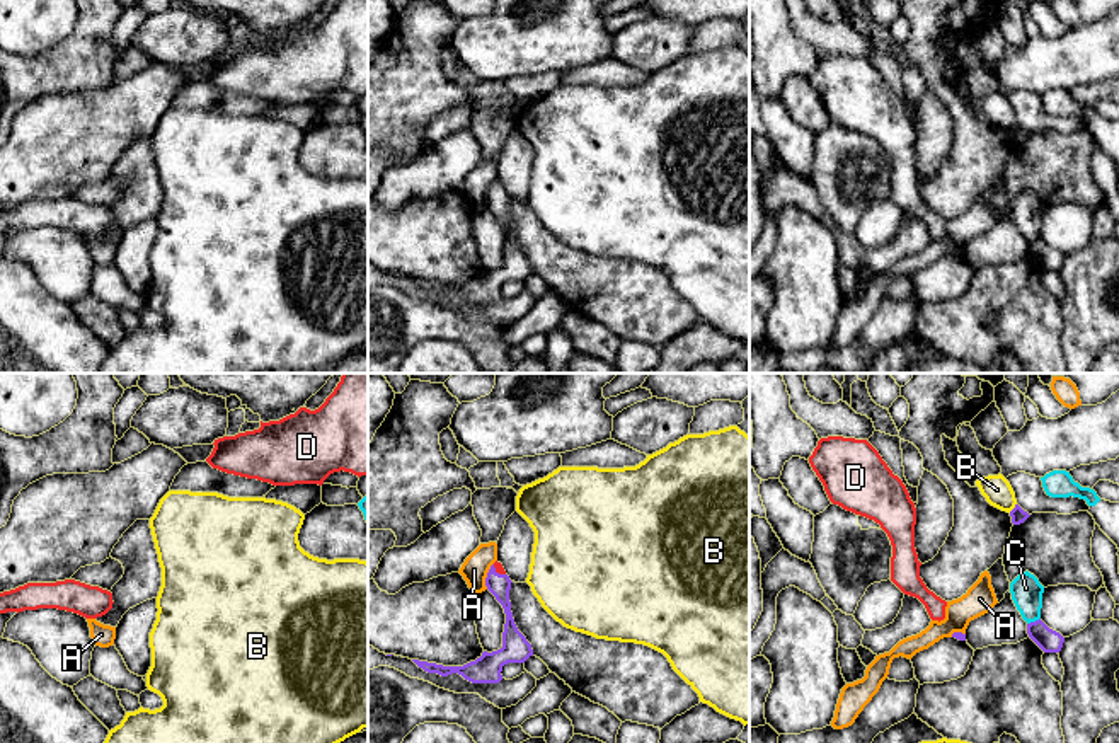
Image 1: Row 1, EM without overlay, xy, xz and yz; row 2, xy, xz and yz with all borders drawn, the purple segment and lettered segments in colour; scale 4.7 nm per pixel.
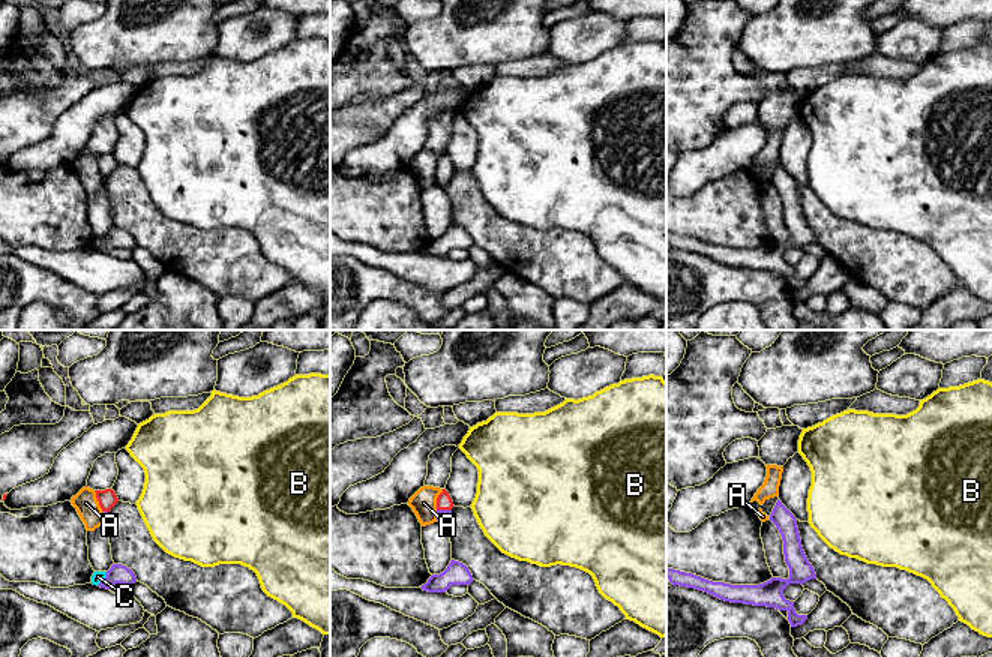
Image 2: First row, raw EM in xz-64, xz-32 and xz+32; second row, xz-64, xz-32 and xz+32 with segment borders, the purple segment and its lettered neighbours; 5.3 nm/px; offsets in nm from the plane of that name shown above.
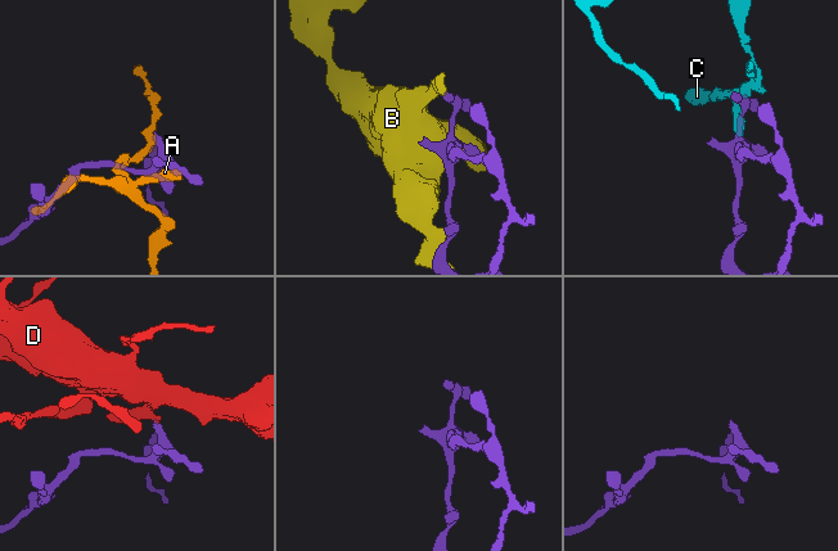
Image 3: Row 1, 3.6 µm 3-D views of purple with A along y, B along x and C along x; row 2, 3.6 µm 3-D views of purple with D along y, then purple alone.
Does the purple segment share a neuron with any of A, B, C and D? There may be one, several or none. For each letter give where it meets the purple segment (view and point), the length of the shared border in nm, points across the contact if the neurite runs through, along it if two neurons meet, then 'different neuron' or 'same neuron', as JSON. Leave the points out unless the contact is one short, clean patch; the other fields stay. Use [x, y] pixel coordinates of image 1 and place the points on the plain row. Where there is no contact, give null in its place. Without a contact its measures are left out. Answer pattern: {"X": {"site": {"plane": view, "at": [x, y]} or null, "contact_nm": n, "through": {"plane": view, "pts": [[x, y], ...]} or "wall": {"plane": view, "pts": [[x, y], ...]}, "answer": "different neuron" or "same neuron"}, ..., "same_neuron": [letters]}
{"A": {"site": {"plane": "xz", "at": [487, 195]}, "contact_nm": 130, "wall": {"plane": "xz", "pts": [[493, 181], [486, 196], [486, 207]]}, "answer": "different neuron"}, "B": {"site": {"plane": "yz", "at": [1014, 126]}, "contact_nm": 60, "answer": "different neuron"}, "C": {"site": {"plane": "yz", "at": [1032, 241]}, "contact_nm": 70, "answer": "different neuron"}, "D": {"site": {"plane": "xz", "at": [498, 191]}, "contact_nm": 80, "through": {"plane": "xz", "pts": [[499, 203], [498, 191], [498, 184]]}, "answer": "same neuron"}, "same_neuron": ["D"]}

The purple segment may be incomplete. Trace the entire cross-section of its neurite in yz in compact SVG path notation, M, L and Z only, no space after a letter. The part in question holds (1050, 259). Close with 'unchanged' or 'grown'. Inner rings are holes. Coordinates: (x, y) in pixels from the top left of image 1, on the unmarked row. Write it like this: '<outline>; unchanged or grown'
M1041 237L1027 242L1027 252L1044 271L1059 271L1064 261L1064 256Z; unchanged

